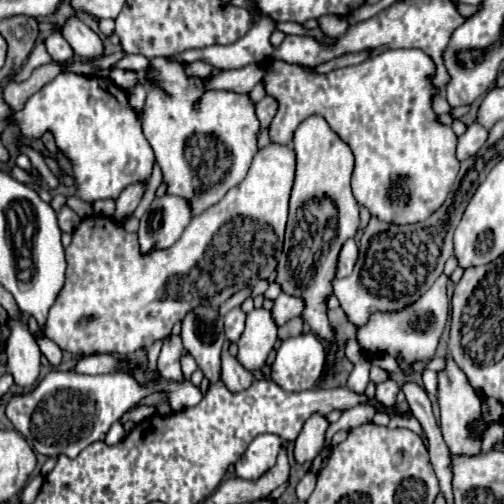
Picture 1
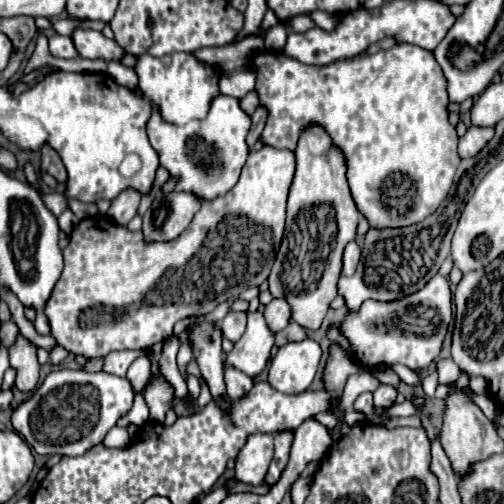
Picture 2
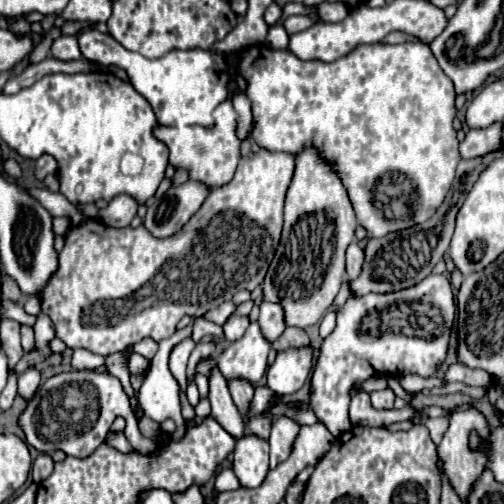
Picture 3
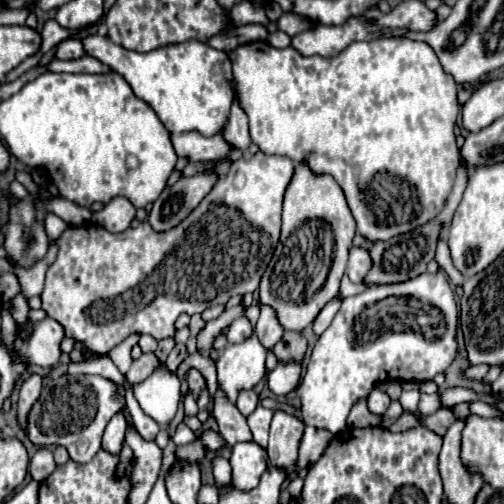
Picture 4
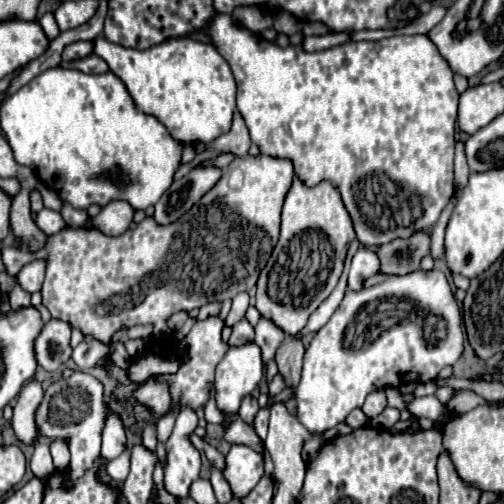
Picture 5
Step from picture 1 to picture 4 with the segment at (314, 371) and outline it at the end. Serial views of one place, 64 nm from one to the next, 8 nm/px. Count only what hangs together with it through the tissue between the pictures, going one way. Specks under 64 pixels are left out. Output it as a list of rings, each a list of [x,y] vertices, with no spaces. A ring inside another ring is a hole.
[[[286,362],[286,364],[278,364],[276,370],[272,370],[268,374],[268,386],[274,394],[284,396],[290,390],[294,390],[300,384],[300,376],[302,376],[302,366],[296,362]]]

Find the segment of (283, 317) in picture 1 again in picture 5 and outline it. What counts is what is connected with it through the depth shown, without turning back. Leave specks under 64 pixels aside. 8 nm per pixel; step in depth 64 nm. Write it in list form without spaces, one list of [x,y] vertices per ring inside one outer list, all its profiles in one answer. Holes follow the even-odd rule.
[[[260,318],[258,326],[256,326],[256,340],[254,342],[260,348],[264,362],[274,358],[274,354],[276,354],[278,346],[282,344],[282,340],[284,340],[284,332],[272,320]]]

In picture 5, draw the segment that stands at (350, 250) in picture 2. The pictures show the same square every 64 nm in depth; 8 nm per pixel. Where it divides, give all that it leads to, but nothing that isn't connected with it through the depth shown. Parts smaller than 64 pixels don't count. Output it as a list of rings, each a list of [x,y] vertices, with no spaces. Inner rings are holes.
[[[360,246],[358,252],[352,258],[350,270],[348,270],[348,288],[358,292],[364,288],[364,280],[374,276],[380,270],[380,260],[378,254],[370,248]]]

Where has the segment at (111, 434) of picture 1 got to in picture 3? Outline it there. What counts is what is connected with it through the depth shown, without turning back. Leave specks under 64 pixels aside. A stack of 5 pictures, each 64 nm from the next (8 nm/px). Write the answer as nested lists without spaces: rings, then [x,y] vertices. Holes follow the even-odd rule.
[[[118,432],[118,434],[108,434],[106,444],[112,446],[112,448],[116,448],[116,450],[120,450],[120,452],[124,452],[124,454],[132,452],[132,446],[130,446],[130,442],[126,440],[126,436],[124,436],[122,432]]]

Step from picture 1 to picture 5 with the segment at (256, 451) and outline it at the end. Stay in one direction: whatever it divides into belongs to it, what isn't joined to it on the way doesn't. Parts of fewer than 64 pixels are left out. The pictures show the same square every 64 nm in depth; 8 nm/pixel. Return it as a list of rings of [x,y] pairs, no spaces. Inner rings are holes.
[[[232,444],[224,458],[222,476],[230,484],[232,496],[242,500],[264,476],[264,458],[244,444]]]

